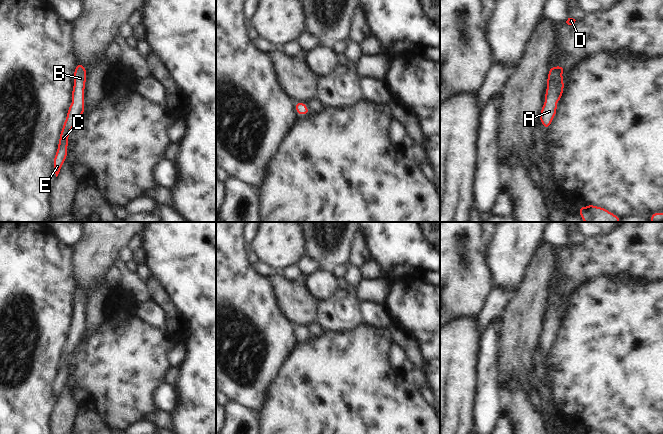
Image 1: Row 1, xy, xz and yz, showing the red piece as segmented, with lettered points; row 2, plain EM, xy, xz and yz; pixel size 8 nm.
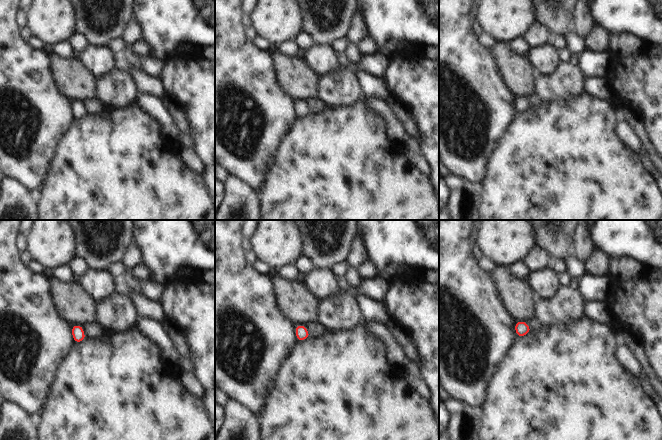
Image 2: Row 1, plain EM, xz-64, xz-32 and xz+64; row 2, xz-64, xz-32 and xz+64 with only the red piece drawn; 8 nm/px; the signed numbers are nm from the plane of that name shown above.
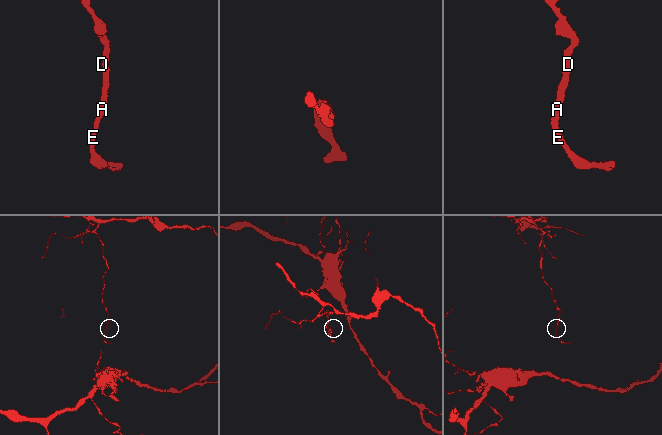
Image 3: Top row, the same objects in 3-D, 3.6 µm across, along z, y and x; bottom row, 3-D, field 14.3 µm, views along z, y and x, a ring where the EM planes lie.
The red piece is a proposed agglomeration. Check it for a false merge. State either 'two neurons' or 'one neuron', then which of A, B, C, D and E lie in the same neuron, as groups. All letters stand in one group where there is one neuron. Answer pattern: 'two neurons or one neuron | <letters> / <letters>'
one neuron | A B C D E

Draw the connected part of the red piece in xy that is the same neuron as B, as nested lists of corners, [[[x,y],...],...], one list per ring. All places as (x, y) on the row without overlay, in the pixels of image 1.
[[[79,287],[74,293],[74,309],[72,313],[72,324],[68,332],[66,344],[62,350],[59,361],[58,373],[56,375],[53,389],[56,401],[58,400],[62,389],[67,383],[68,361],[74,352],[76,346],[81,342],[85,334],[85,308],[86,308],[87,295],[83,288]]]

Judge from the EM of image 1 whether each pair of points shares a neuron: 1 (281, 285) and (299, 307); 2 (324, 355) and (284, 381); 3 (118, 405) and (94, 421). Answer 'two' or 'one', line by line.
1: one
2: one
3: two

